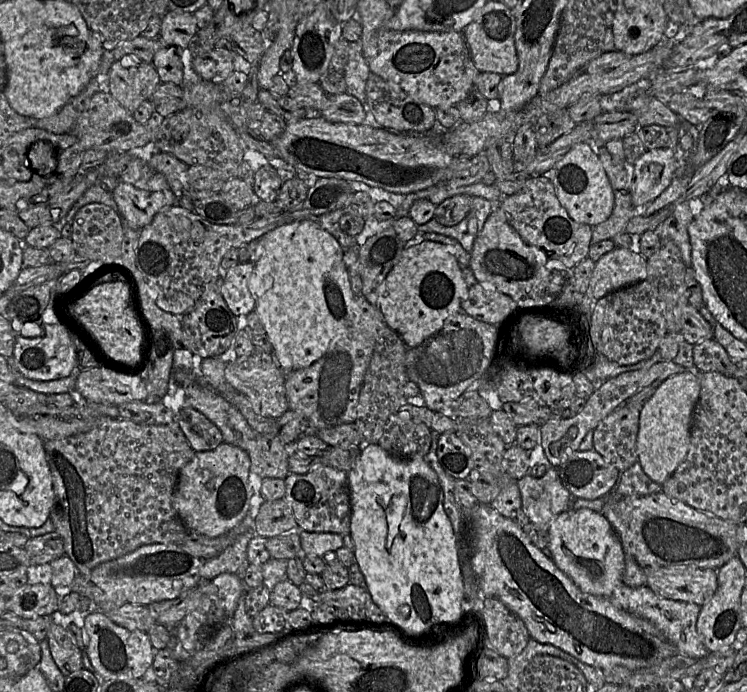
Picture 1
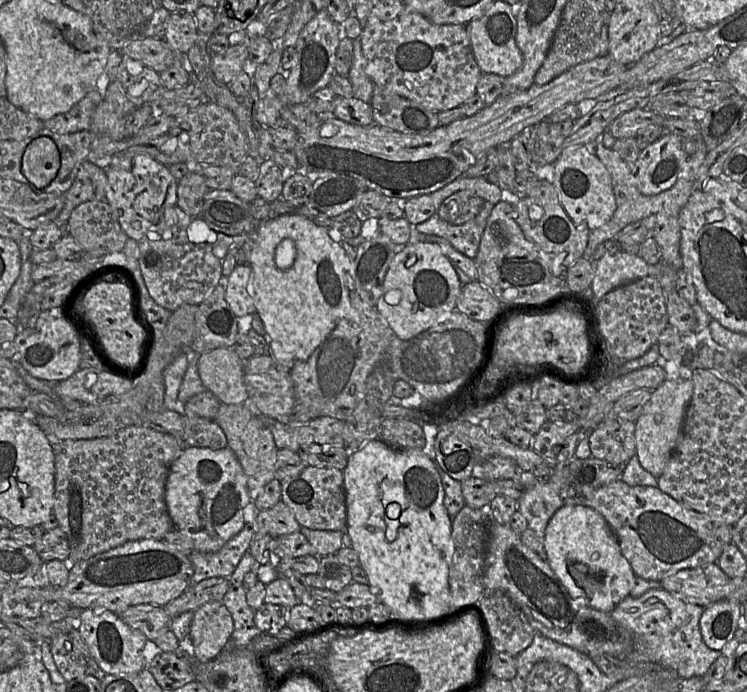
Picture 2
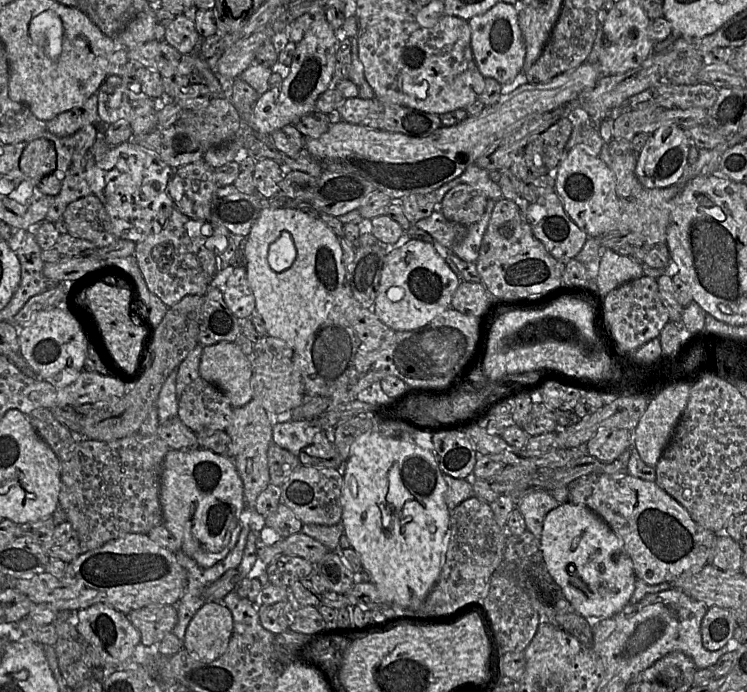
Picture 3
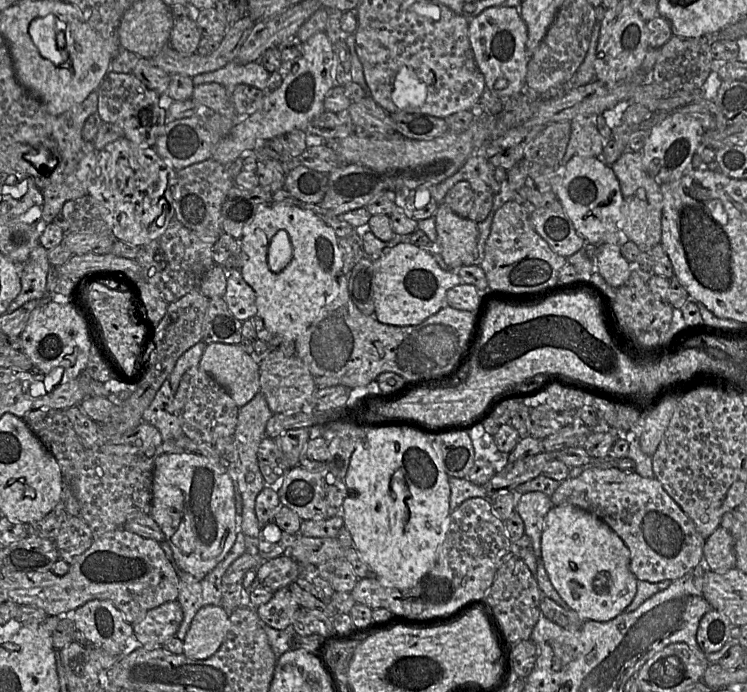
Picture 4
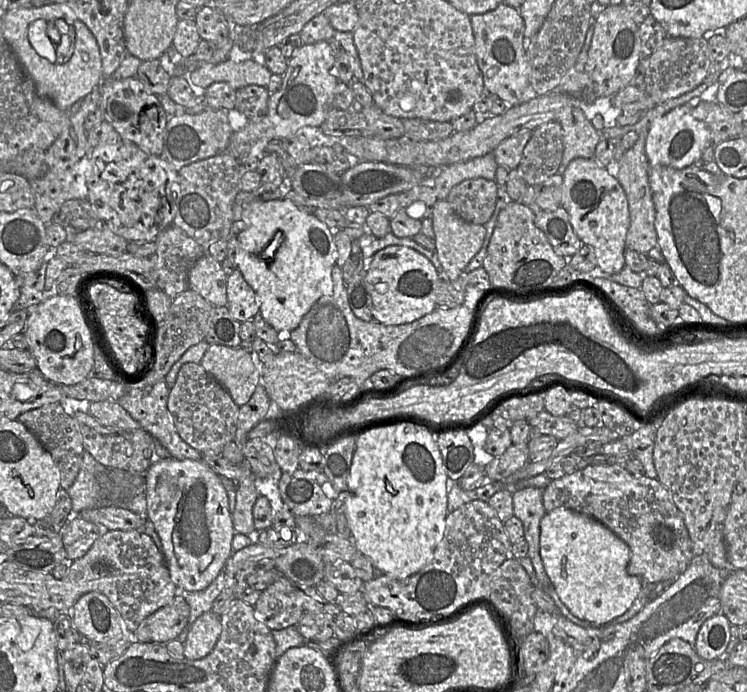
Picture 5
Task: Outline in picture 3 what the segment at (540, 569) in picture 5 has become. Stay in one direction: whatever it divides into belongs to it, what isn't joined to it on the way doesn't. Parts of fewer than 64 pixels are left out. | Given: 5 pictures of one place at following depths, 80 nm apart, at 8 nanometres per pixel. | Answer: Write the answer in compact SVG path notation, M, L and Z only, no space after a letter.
M536 491L525 496L516 508L522 514L527 530L540 540L544 519L548 512L558 507L557 502L547 491Z

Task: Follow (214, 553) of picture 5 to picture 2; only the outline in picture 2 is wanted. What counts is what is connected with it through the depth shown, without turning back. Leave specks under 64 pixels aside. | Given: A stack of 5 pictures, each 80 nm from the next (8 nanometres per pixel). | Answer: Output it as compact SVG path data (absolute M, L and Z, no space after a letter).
M185 447L170 467L165 486L167 510L174 528L193 542L195 551L204 553L218 551L237 535L245 526L243 512L249 502L246 475L229 447L221 450Z

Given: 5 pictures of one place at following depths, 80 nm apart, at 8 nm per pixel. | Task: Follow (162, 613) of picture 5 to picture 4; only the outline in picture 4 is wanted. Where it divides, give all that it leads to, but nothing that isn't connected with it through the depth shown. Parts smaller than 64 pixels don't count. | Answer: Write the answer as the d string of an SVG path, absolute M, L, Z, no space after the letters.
M176 600L149 610L139 622L131 625L135 639L144 648L154 649L176 636L182 620L183 611Z

